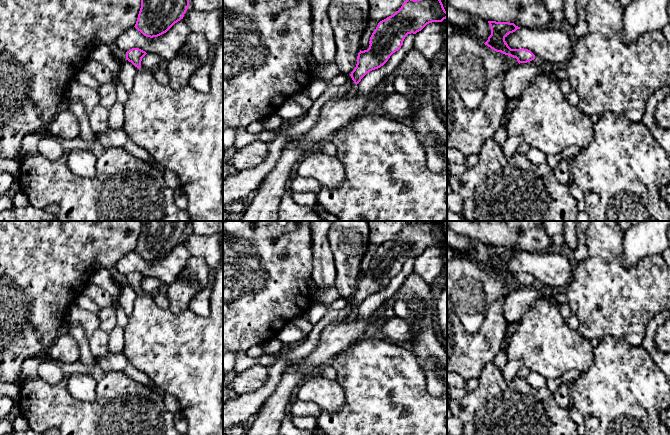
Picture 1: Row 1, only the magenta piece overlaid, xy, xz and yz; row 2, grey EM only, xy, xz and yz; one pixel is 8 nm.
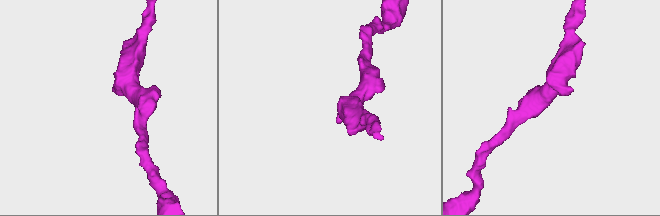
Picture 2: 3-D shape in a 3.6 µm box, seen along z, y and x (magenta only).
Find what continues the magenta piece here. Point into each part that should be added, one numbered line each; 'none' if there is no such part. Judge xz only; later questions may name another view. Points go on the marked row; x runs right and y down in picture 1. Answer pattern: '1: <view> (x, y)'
none

